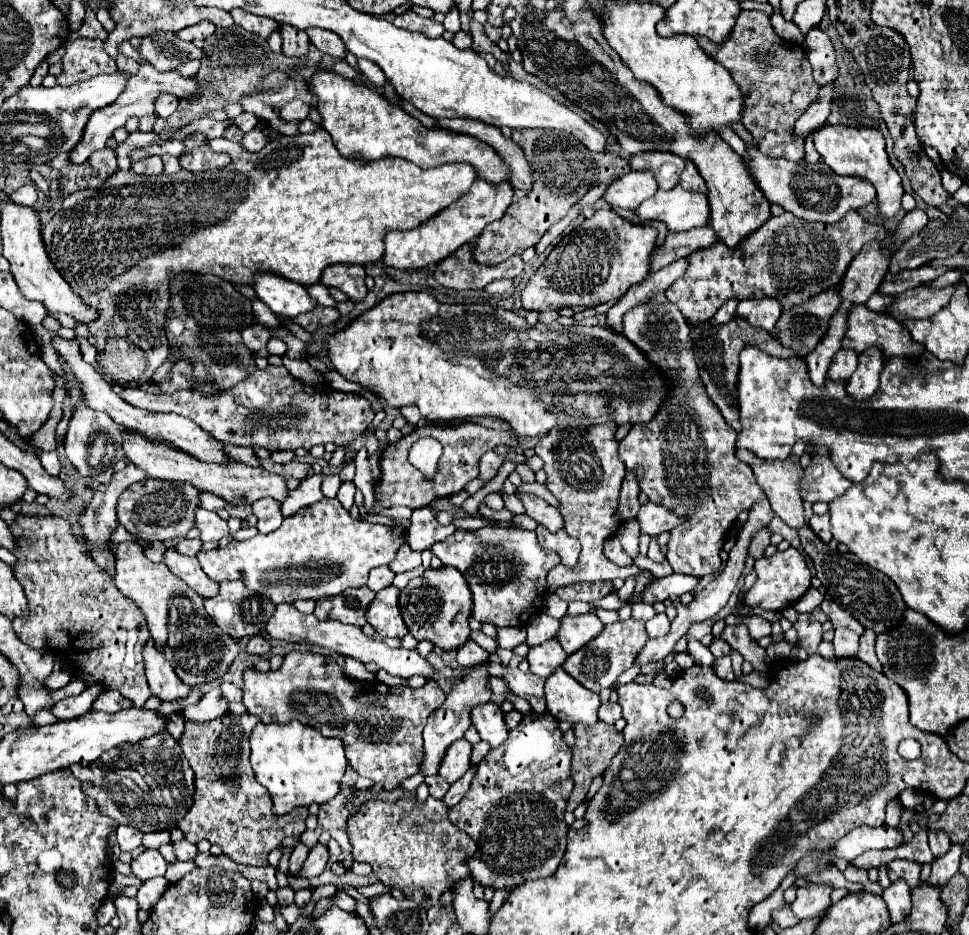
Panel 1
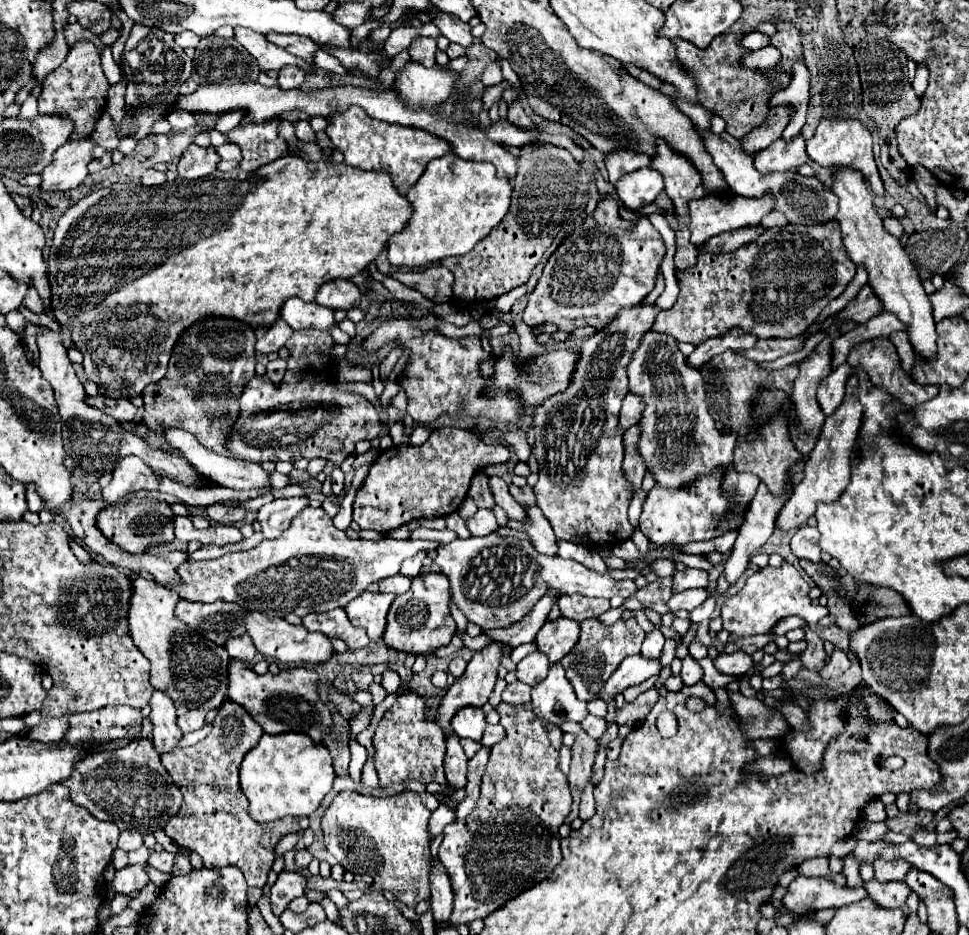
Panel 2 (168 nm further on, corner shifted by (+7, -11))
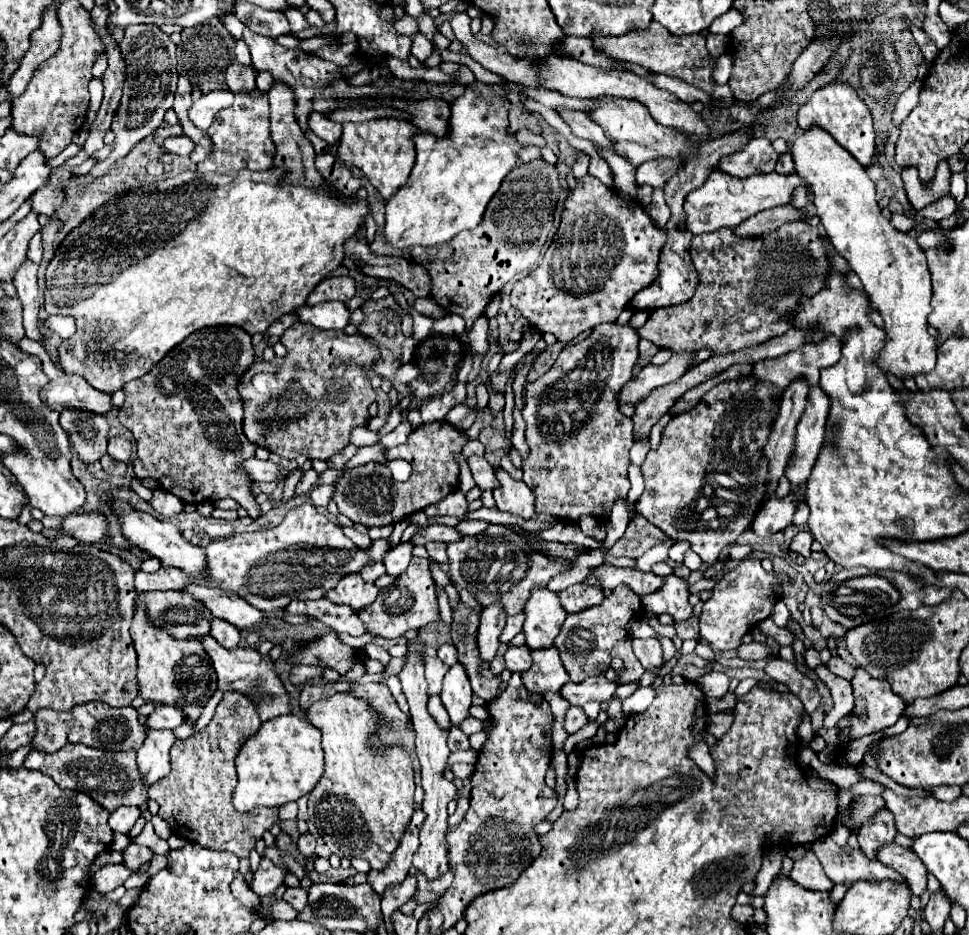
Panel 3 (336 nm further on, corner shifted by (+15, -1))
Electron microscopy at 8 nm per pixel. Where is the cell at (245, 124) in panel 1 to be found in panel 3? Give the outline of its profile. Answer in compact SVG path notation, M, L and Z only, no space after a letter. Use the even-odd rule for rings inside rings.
M212 91L212 93L206 93L202 95L188 111L192 123L198 127L198 129L208 129L208 125L214 121L216 113L228 105L232 105L234 101L234 95L228 93L228 91Z

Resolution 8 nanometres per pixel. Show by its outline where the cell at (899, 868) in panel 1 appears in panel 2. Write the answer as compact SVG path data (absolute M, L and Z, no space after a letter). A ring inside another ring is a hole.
M878 859L874 863L874 871L876 871L876 879L880 883L890 883L890 881L904 881L906 873L908 873L908 863L904 861L884 861Z

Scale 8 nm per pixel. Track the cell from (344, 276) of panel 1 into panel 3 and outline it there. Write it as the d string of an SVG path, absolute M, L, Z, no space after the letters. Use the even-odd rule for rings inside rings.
M328 277L316 285L308 295L308 305L318 305L324 301L348 301L356 295L356 283L352 277Z

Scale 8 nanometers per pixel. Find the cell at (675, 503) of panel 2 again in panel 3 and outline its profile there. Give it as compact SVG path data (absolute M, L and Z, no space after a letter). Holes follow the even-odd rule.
M826 337L818 345L802 345L800 349L782 357L758 361L752 365L750 373L750 377L758 381L752 391L740 391L736 379L722 381L714 389L710 389L692 411L674 415L672 421L666 425L658 449L650 451L646 461L642 463L646 489L634 505L636 511L672 539L690 541L692 549L704 563L716 561L722 549L734 545L738 535L750 527L754 515L758 513L756 505L760 505L760 497L764 497L764 481L768 481L768 461L764 461L764 445L768 443L772 425L776 421L776 413L772 411L774 401L782 397L790 381L804 379L810 387L818 385L820 369L832 367L840 359L840 343L842 341L838 337ZM770 385L778 389L776 395L772 393ZM712 521L716 521L716 529L712 529Z

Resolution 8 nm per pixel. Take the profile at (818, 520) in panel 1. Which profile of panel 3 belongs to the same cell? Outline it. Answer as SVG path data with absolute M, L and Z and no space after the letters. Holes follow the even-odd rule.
M798 533L796 537L794 537L794 541L790 543L790 551L796 551L796 553L800 553L800 555L804 555L804 557L810 557L810 545L812 545L812 535L810 533Z

